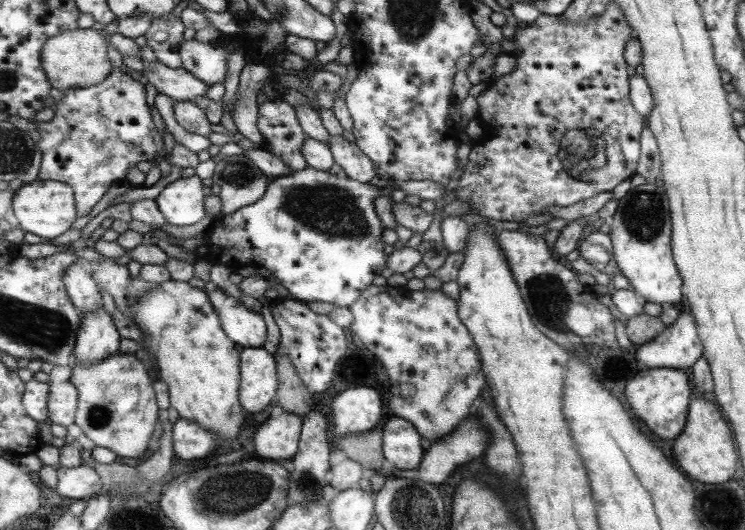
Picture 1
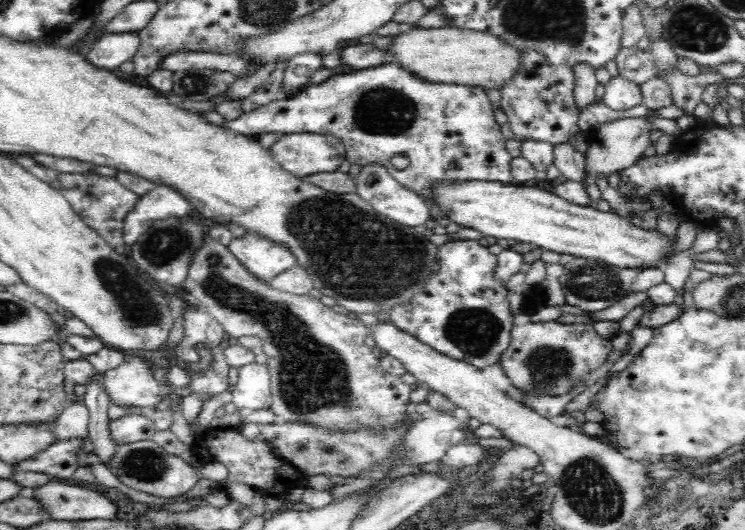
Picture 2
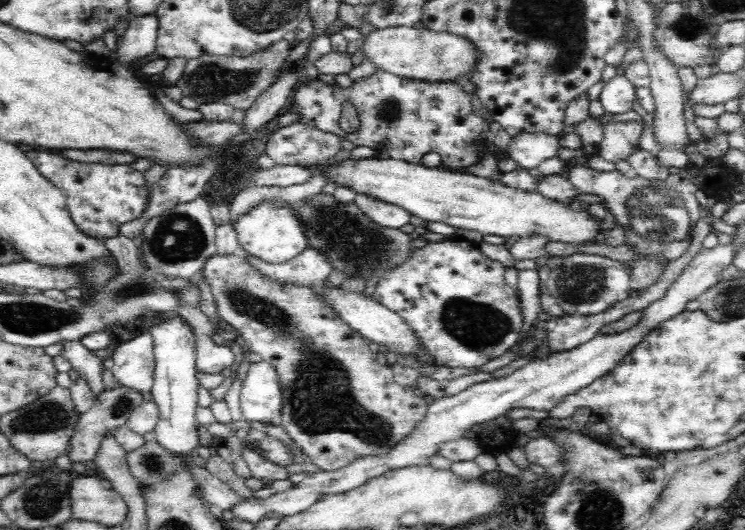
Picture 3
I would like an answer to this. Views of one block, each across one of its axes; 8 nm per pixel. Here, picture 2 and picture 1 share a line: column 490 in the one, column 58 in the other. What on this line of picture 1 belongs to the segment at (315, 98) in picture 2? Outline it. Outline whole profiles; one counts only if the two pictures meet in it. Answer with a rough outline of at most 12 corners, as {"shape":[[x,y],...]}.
{"shape":[[118,68],[36,122],[38,179],[87,215],[163,155],[143,82]]}

